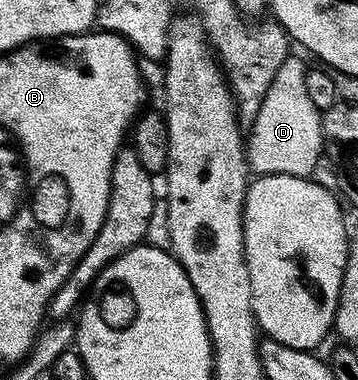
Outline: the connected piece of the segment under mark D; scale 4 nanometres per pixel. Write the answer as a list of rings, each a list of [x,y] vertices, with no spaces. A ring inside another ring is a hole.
[[[297,57],[285,61],[261,105],[256,123],[249,127],[245,150],[250,170],[256,176],[288,175],[305,179],[314,176],[314,171],[319,167],[319,158],[324,158],[323,115],[308,94],[308,70],[308,64],[303,64]]]

